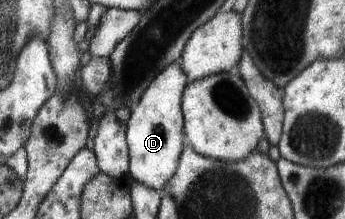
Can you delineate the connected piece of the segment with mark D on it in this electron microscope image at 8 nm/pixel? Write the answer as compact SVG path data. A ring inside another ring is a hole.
M180 60L170 63L156 75L142 97L128 113L126 143L129 151L128 177L150 189L162 192L164 185L174 177L182 147L186 141L182 113L182 93L188 83Z

